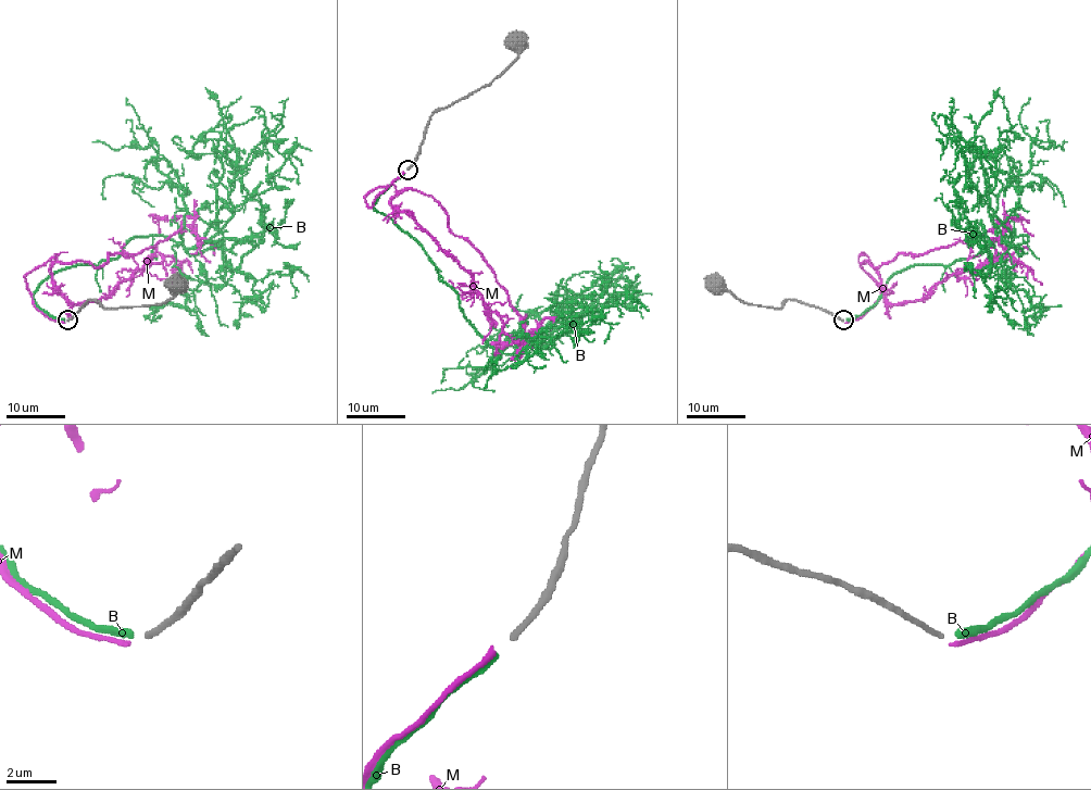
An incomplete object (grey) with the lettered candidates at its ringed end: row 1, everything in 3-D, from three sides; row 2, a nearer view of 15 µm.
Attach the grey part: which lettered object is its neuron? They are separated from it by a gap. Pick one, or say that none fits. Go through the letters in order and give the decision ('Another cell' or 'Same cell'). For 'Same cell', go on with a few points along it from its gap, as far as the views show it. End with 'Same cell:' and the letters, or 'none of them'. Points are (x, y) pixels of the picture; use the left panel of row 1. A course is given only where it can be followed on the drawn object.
B: Same cell. Its course: (64, 320), (38, 287), (134, 237), (217, 246), (235, 270), (268, 227), (256, 200), (223, 204)
M: Another cell
Same cell: B

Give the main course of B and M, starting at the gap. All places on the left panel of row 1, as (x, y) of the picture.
B: (64, 320), (38, 287), (134, 237), (217, 246), (235, 270), (268, 227), (256, 200), (223, 204)
M: (64, 321), (34, 303), (24, 277), (55, 254), (95, 266), (135, 254), (193, 220), (160, 220), (157, 236)

